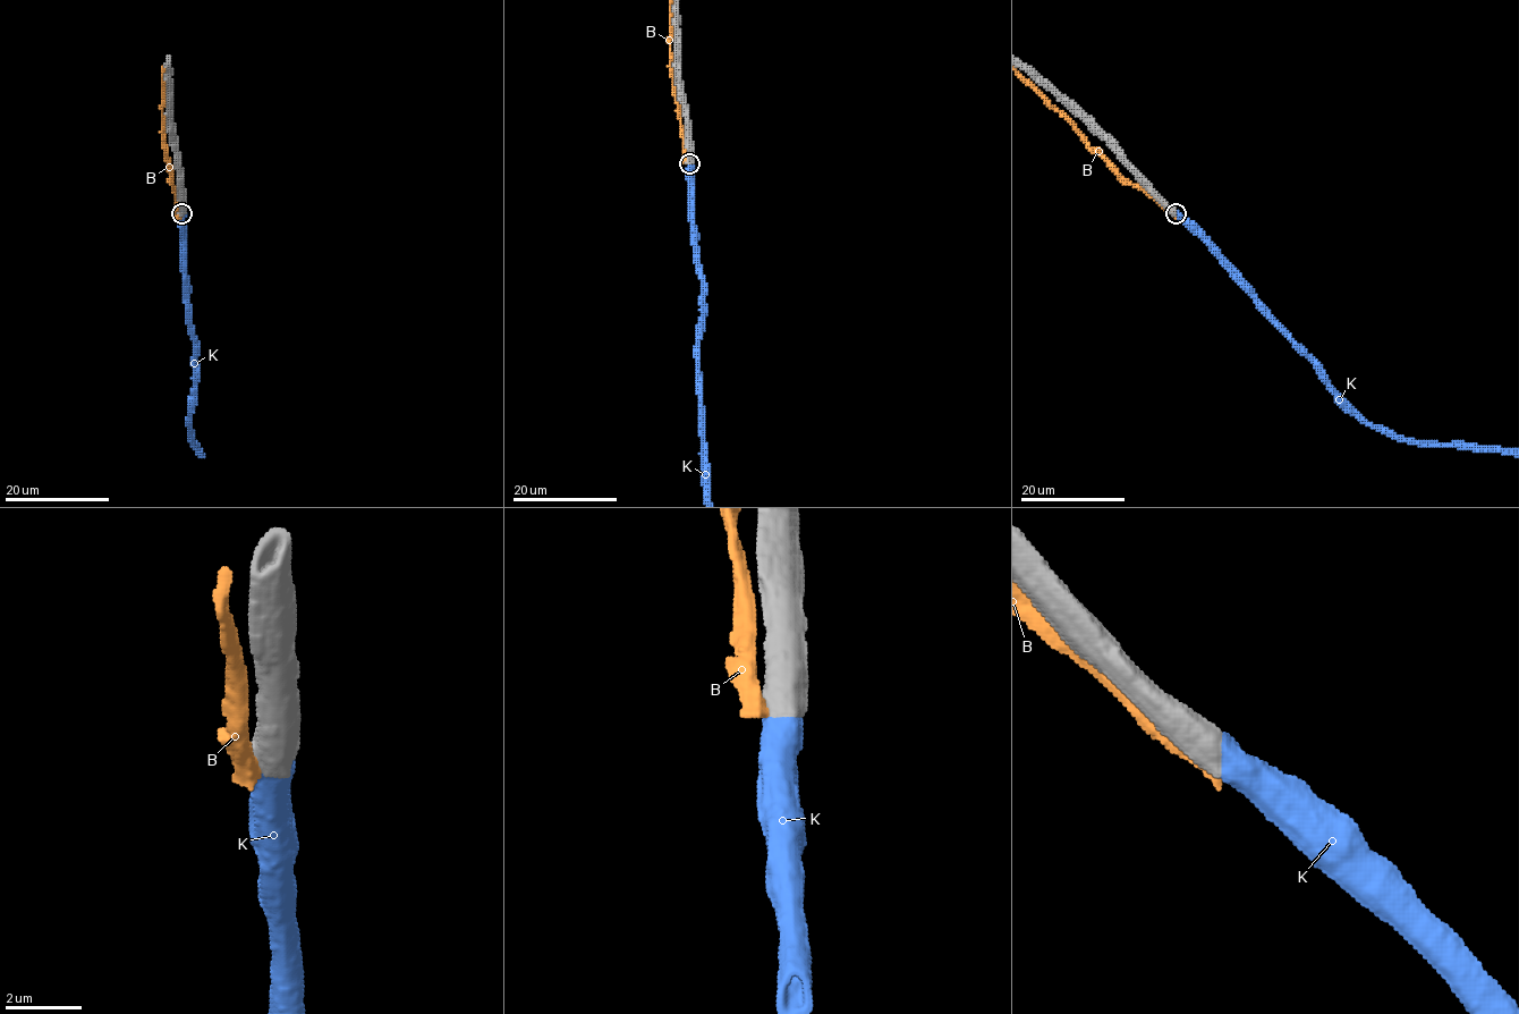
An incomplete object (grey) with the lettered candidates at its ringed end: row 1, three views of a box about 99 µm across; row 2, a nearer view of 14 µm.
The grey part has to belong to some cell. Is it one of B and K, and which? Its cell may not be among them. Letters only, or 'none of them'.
K

